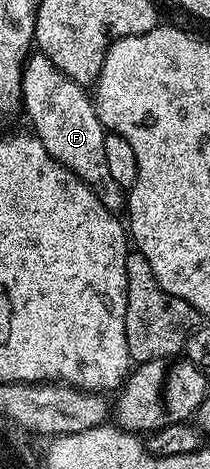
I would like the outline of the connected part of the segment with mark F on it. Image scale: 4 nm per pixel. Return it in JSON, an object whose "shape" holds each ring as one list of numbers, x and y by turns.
{"shape":[[36,52,25,61,20,92,22,110,28,113,28,118,32,121,31,133,35,134,38,140,42,140,46,152,50,152,50,156,54,156,54,160,58,160,58,164,62,164,70,172,77,174,96,193,98,200,102,200,102,204,107,210,119,211,119,206,121,209,125,205,126,194,118,184,114,184,114,180,110,177,110,167,106,165,106,144,104,143,106,131,103,124,100,123,99,116,96,115,96,107,89,91,85,87,79,86,74,80,70,80,70,76,63,74,45,54]]}

